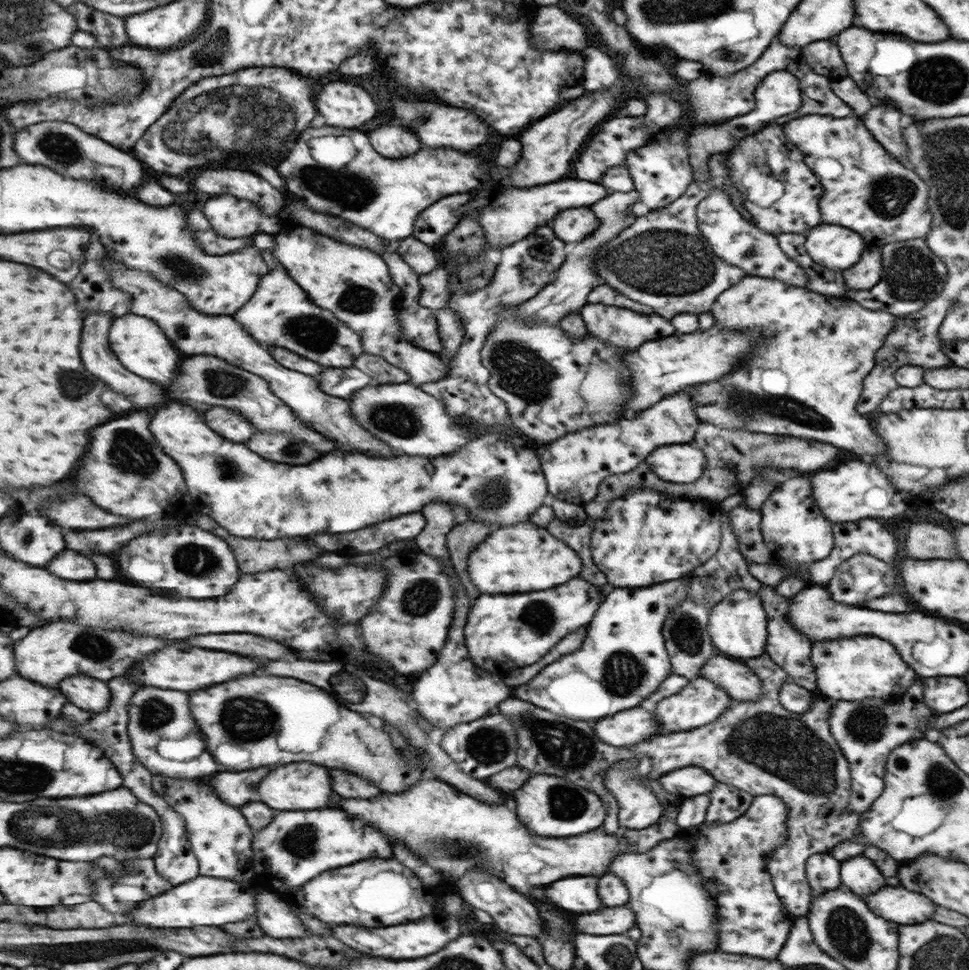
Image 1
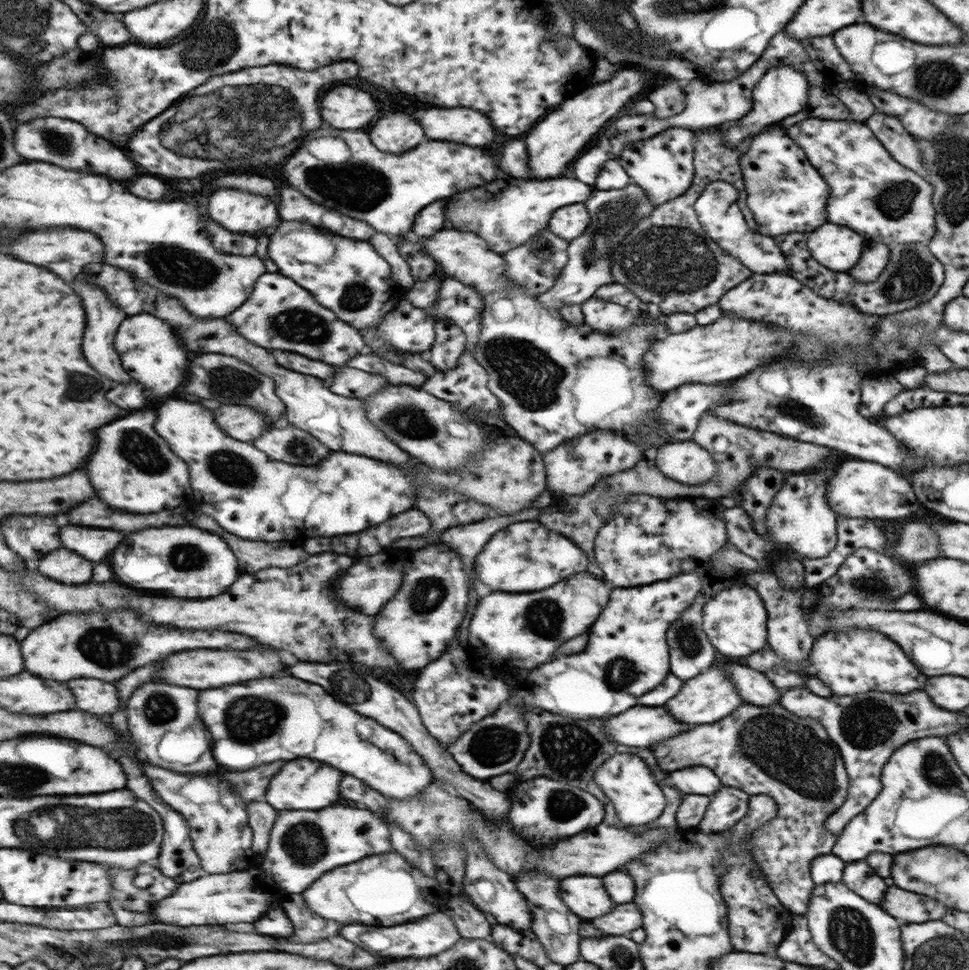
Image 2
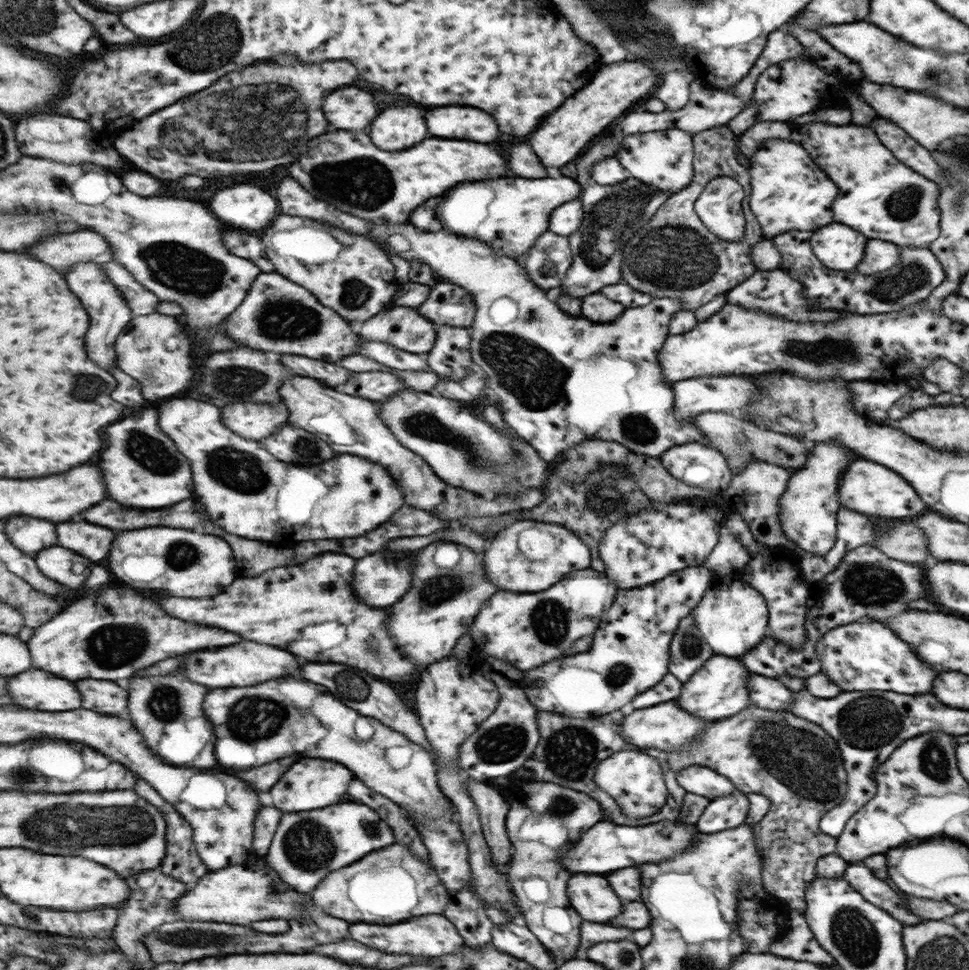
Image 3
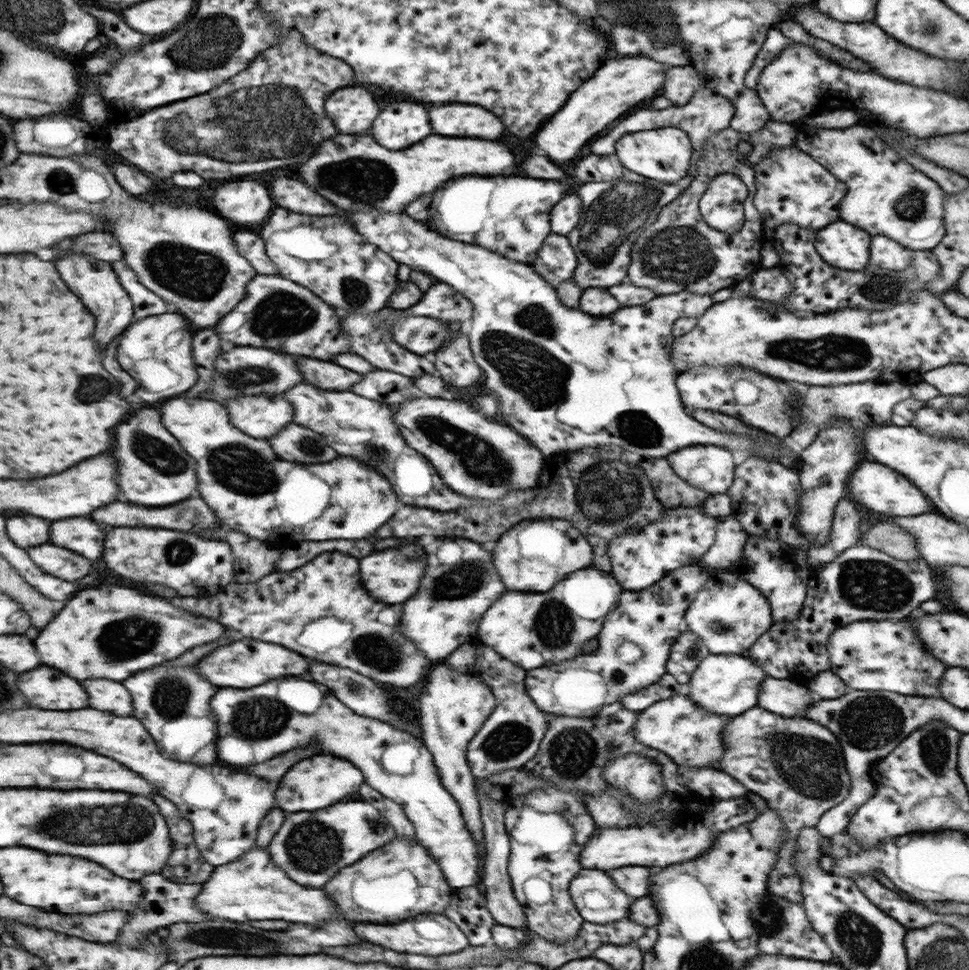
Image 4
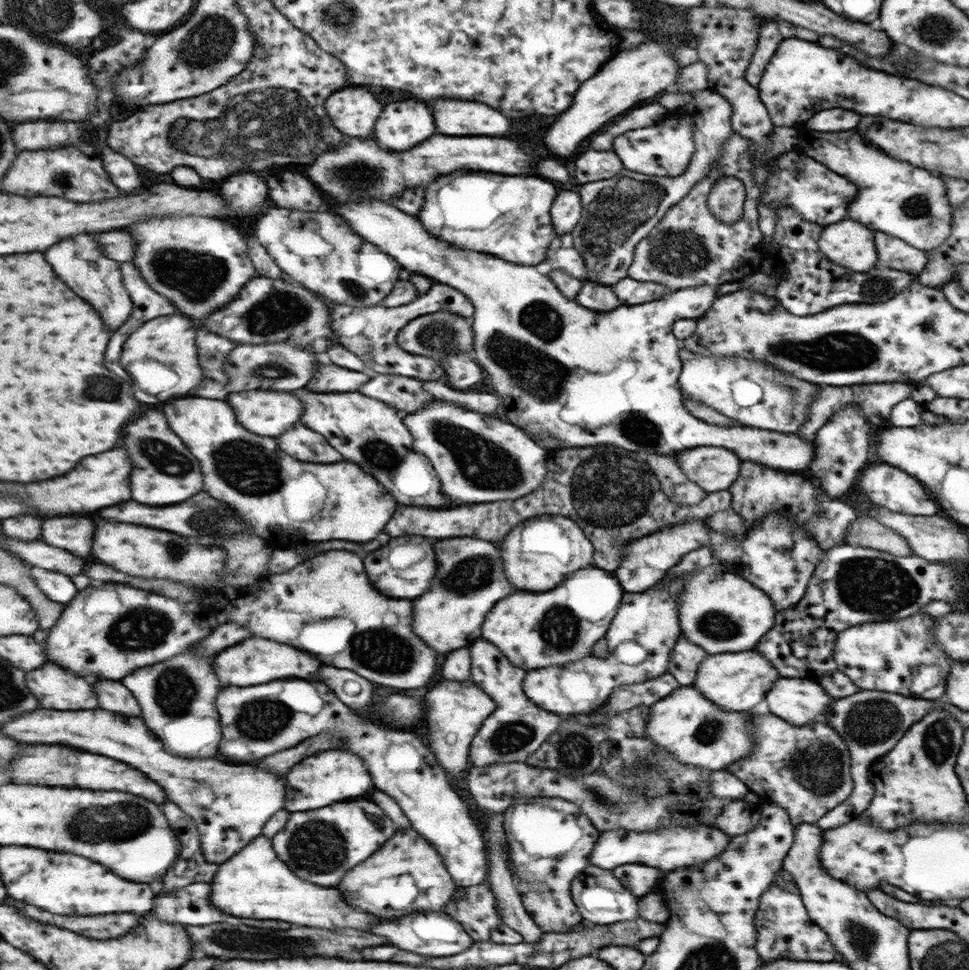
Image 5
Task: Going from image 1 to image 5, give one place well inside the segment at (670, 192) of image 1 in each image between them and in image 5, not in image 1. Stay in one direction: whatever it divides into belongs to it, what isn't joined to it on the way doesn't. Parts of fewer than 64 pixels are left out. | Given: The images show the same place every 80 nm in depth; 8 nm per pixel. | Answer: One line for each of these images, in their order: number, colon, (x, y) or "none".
2: (662, 166)
3: (663, 159)
4: (664, 154)
5: (665, 149)

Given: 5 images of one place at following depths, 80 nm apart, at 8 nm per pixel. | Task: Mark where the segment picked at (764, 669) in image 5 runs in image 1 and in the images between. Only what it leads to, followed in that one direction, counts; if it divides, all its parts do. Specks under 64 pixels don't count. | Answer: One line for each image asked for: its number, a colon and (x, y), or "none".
1: (701, 702)
2: (708, 697)
3: (718, 690)
4: (727, 685)

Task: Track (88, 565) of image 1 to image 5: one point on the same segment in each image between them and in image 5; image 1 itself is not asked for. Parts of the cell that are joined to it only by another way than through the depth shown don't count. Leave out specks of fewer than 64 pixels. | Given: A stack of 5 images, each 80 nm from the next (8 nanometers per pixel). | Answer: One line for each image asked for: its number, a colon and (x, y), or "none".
2: (65, 566)
3: (60, 564)
4: (62, 563)
5: (38, 554)

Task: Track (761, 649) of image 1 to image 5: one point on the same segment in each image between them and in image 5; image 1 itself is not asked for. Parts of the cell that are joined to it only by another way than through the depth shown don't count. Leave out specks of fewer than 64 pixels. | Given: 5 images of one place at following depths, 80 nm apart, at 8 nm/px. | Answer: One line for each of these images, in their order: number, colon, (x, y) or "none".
2: (734, 621)
3: (733, 620)
4: (729, 617)
5: (721, 612)

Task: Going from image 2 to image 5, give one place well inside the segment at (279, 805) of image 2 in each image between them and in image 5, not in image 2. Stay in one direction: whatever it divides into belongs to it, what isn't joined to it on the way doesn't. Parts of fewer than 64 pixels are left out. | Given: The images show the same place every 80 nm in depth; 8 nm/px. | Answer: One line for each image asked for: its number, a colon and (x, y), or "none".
3: (312, 783)
4: (315, 783)
5: (333, 776)

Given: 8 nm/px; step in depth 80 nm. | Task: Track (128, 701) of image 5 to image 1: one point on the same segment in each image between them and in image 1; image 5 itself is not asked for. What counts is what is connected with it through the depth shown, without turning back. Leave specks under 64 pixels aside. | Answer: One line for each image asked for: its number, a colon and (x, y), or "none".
1: (88, 693)
2: (93, 695)
3: (100, 695)
4: (107, 695)

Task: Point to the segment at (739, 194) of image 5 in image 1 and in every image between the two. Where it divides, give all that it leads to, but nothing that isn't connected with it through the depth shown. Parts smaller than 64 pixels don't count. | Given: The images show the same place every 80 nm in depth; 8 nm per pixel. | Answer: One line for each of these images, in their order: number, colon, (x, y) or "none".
1: (737, 241)
2: (716, 210)
3: (718, 207)
4: (720, 206)

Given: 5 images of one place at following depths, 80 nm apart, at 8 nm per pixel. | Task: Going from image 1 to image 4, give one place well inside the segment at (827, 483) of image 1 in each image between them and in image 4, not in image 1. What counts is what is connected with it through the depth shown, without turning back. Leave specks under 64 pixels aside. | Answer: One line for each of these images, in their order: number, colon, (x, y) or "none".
2: (859, 488)
3: (867, 488)
4: (880, 489)

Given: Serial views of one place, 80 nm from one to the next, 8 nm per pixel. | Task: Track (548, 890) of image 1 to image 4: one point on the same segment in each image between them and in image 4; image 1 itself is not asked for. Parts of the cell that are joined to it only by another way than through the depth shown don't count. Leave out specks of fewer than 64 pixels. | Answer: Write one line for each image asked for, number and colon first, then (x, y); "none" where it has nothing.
2: (584, 895)
3: (588, 894)
4: (598, 900)

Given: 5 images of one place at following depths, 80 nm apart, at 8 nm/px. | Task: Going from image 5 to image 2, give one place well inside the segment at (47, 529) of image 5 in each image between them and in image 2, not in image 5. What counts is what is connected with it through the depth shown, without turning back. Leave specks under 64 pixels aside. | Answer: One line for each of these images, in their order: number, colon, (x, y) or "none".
2: (95, 544)
3: (86, 539)
4: (84, 536)

